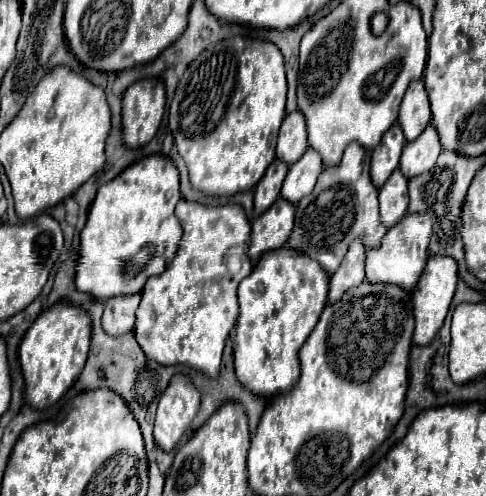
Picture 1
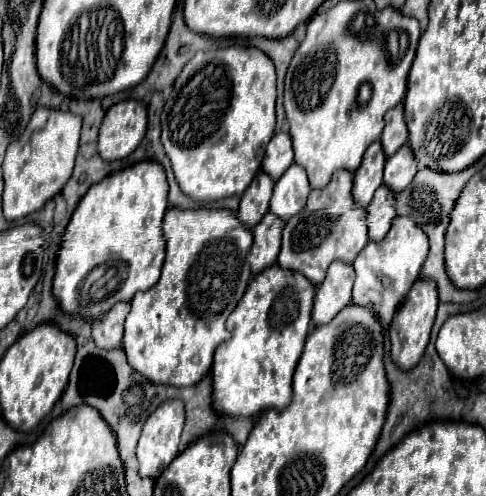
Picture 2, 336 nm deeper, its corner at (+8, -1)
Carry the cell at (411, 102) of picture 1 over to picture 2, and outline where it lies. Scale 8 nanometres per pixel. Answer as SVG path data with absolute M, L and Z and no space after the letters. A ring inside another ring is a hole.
M400 102L386 114L386 128L382 132L382 148L386 156L392 156L400 146L408 142L408 128L404 122L404 104Z

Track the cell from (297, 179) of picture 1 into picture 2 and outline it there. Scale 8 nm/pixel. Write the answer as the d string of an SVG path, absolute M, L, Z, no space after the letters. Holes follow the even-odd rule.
M292 164L274 186L270 212L286 222L306 206L308 194L310 194L310 182L306 170L298 164Z

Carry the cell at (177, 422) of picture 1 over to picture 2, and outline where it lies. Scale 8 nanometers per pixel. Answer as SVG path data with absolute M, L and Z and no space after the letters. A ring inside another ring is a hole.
M182 400L162 402L142 428L138 442L140 476L156 478L176 458L178 442L184 428L184 404Z

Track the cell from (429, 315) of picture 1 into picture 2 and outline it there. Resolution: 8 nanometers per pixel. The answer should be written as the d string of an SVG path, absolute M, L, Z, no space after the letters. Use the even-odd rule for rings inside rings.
M418 278L414 286L410 288L404 304L398 308L394 314L394 320L390 324L390 342L392 342L392 360L398 368L410 370L418 364L422 358L426 344L430 340L430 330L436 318L436 308L438 308L438 298L436 298L436 282L428 282L428 278Z

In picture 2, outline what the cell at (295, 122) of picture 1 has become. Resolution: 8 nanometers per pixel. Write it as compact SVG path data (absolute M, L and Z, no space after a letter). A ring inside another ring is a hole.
M278 132L272 136L272 140L266 146L266 156L262 160L262 170L272 176L272 180L278 180L286 168L294 162L292 152L292 138L288 132Z

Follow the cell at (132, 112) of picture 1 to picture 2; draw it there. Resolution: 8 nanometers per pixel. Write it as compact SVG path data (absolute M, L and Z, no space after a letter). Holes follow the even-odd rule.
M124 100L114 104L100 126L98 154L104 160L120 160L136 150L144 138L148 122L146 106L138 100Z

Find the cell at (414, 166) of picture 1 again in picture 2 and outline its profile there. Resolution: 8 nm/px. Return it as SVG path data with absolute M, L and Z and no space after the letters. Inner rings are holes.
M404 144L386 162L388 164L384 166L384 184L388 184L388 188L392 192L402 192L416 176L418 162L416 162L416 156L412 154L412 148L408 144Z

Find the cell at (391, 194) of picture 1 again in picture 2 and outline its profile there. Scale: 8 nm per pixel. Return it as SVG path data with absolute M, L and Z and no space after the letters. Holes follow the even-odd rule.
M380 186L380 190L376 190L370 206L366 208L368 212L368 218L366 218L366 224L368 224L368 234L370 234L370 240L382 240L388 230L390 230L390 222L394 220L396 212L394 212L394 192L388 188L388 186Z

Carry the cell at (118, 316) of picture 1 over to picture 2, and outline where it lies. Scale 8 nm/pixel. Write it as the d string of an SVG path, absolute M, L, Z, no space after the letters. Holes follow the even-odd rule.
M120 302L108 310L108 314L102 314L102 318L96 318L92 322L92 338L96 346L110 350L118 348L122 344L124 334L124 320L130 312L130 302Z

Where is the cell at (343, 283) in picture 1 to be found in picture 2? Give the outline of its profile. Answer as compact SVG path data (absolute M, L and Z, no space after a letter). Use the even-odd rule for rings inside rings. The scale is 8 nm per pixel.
M340 260L332 262L326 280L316 290L312 322L328 324L344 306L348 306L352 298L352 284L354 284L354 268Z

